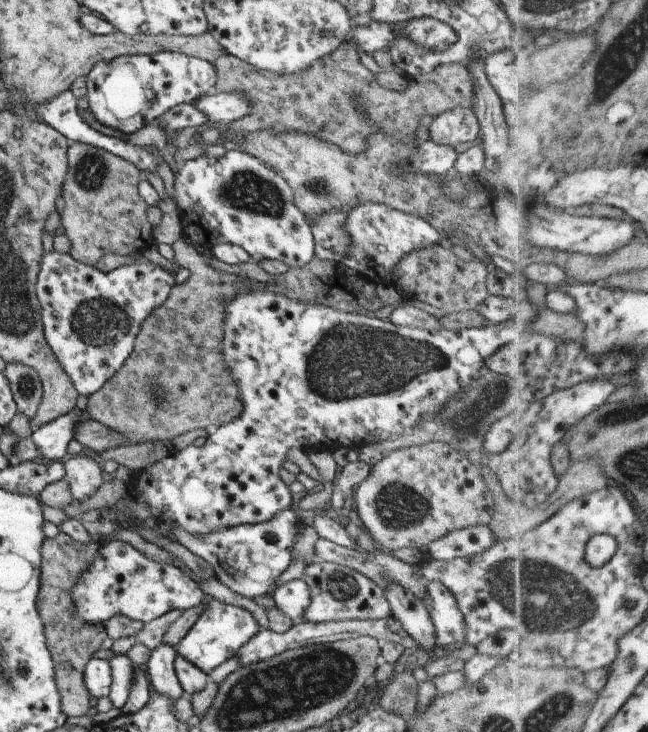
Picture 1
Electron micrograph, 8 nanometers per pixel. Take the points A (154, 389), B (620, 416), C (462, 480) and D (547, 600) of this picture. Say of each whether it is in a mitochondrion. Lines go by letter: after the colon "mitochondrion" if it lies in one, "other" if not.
A: mitochondrion
B: mitochondrion
C: other
D: mitochondrion

